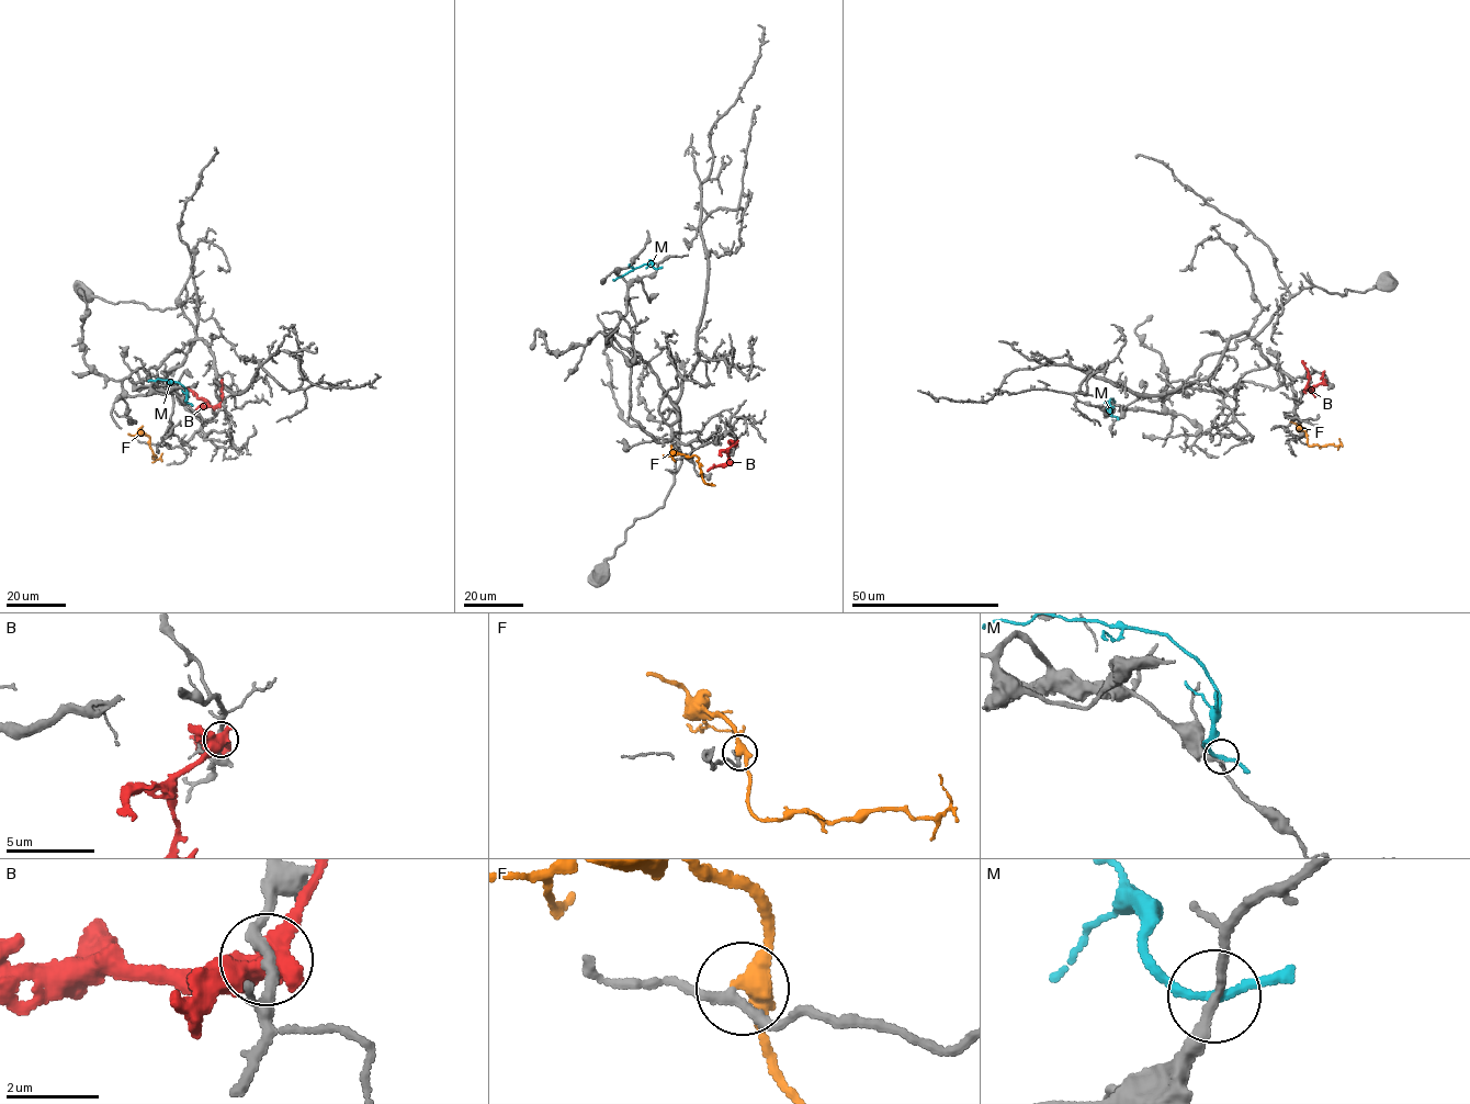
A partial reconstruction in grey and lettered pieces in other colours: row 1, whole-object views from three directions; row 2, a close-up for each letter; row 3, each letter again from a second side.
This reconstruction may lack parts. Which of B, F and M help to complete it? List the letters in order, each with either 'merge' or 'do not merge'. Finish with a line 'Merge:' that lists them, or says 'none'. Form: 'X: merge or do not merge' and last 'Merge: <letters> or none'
B: do not merge
F: merge
M: do not merge
Merge: F

